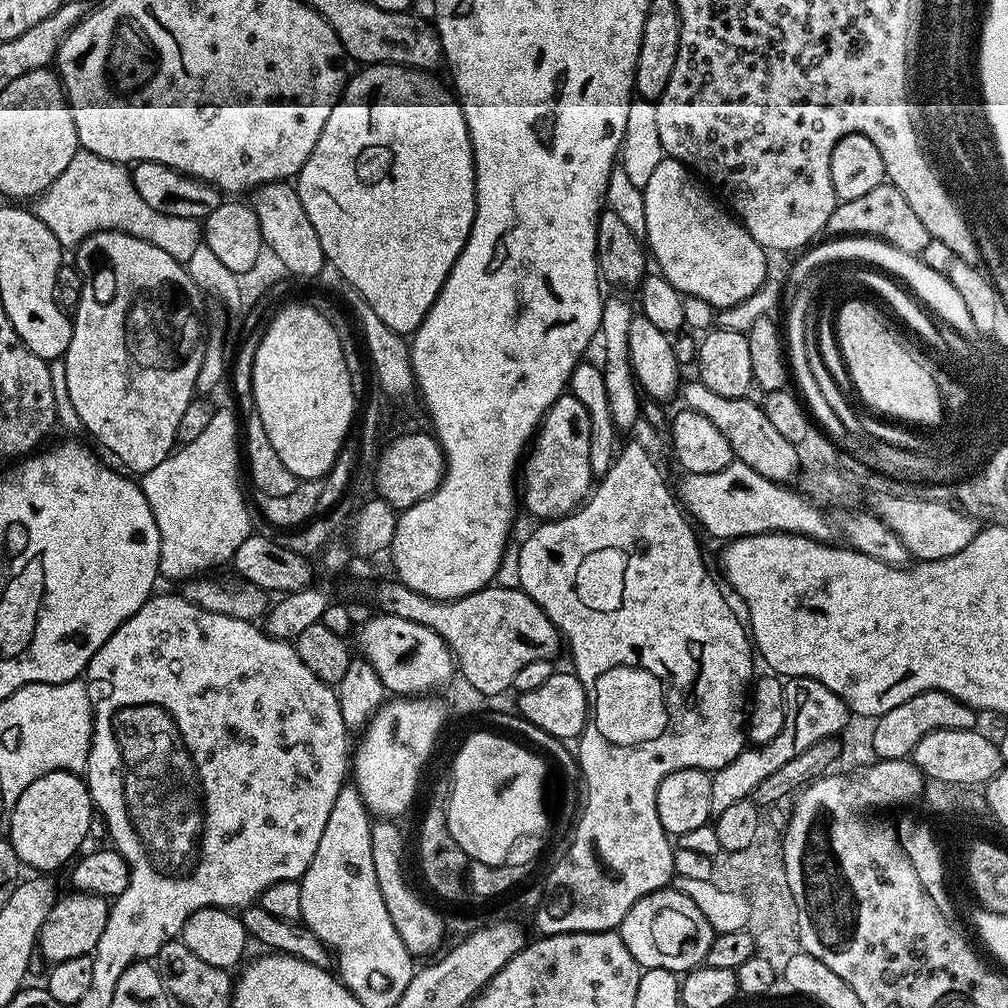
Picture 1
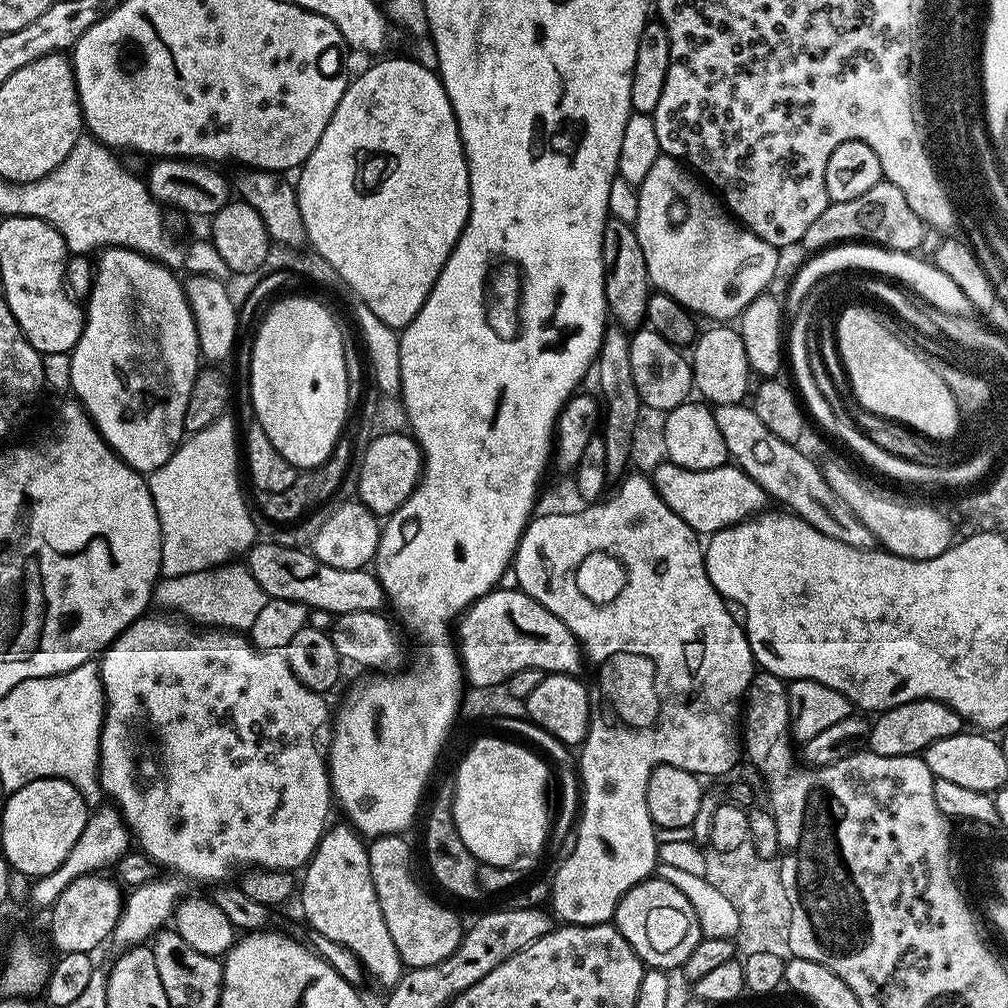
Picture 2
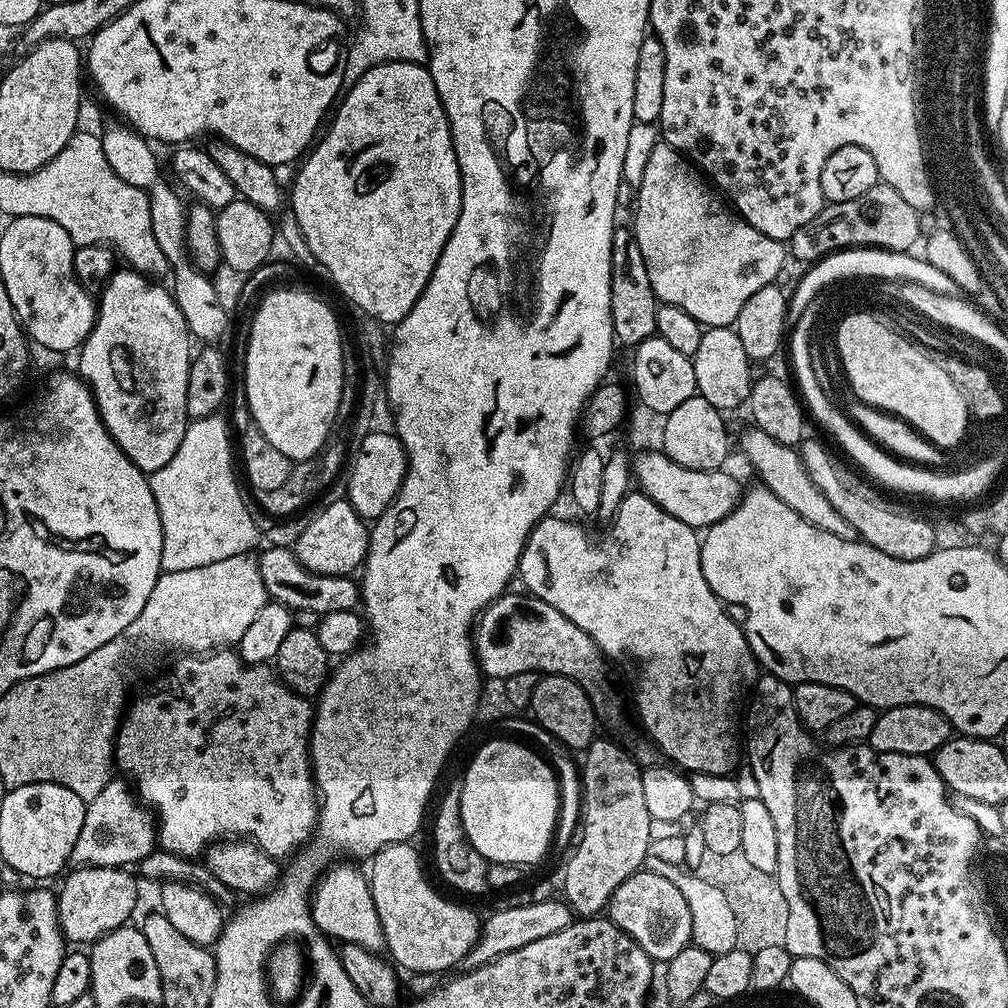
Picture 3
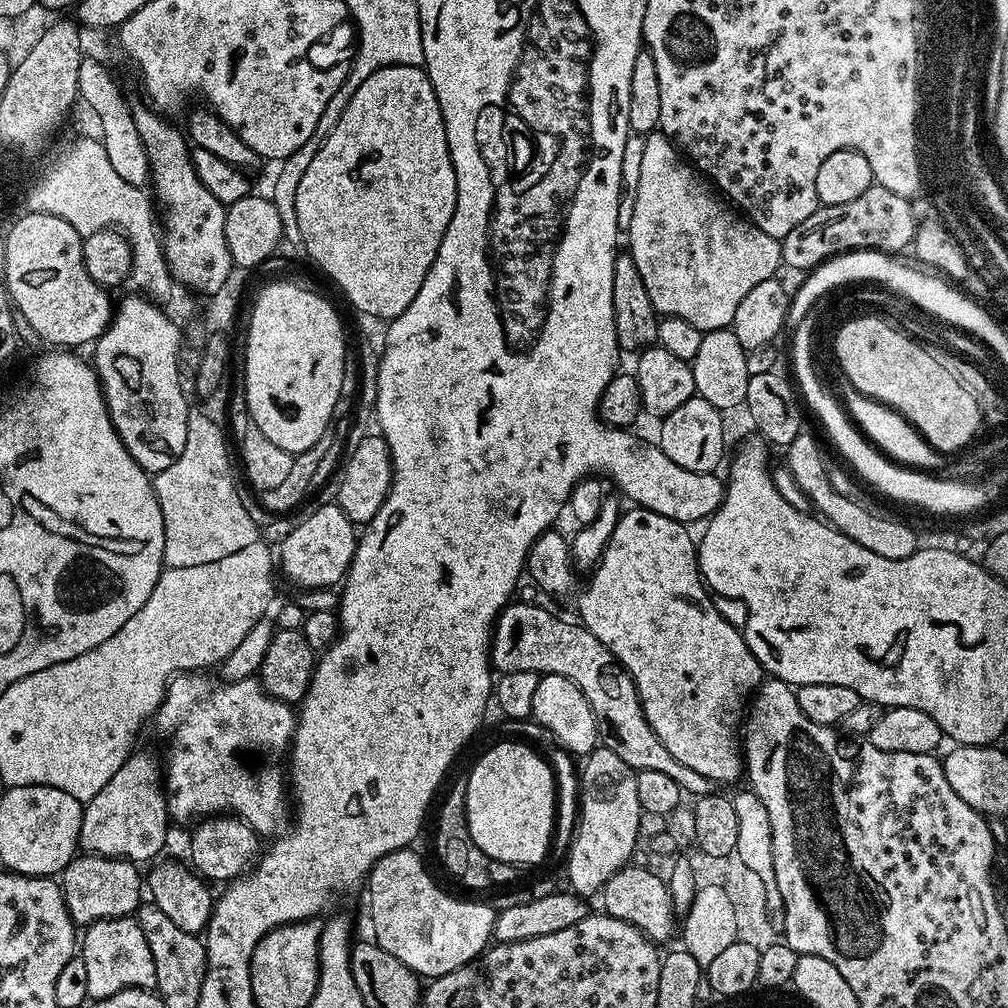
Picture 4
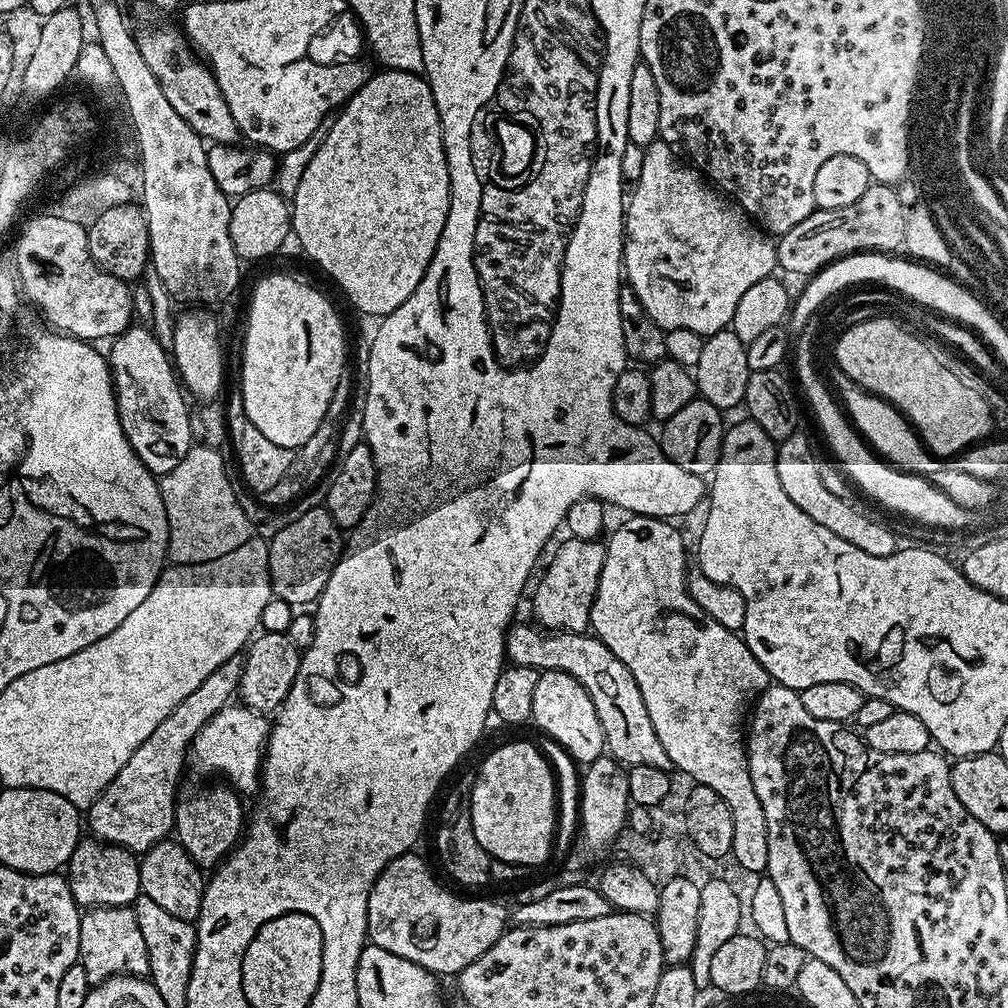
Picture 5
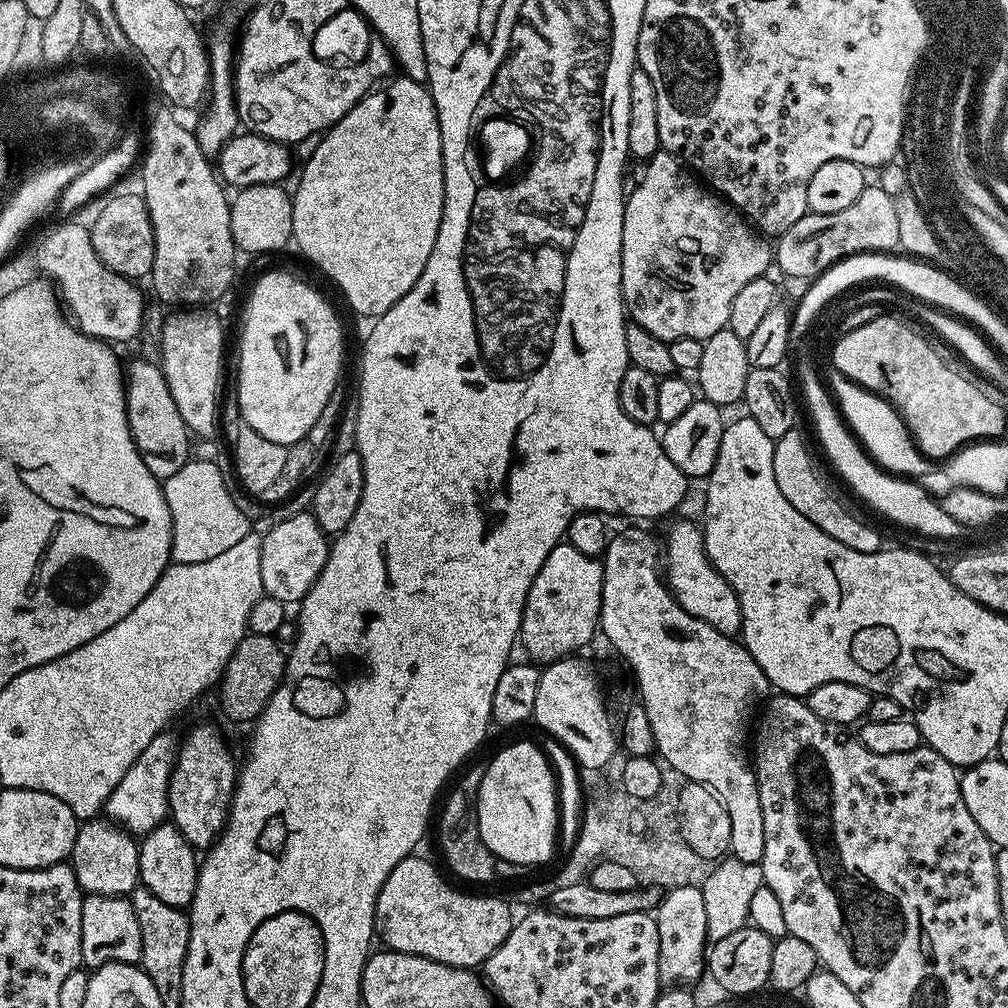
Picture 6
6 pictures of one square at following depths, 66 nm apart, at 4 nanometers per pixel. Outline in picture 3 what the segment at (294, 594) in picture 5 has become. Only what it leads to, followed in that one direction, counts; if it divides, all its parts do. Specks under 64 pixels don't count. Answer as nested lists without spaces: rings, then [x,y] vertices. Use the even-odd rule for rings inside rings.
[[[348,499],[329,504],[322,514],[310,522],[294,546],[298,562],[308,571],[318,575],[351,577],[363,565],[368,553],[369,525],[350,506]]]

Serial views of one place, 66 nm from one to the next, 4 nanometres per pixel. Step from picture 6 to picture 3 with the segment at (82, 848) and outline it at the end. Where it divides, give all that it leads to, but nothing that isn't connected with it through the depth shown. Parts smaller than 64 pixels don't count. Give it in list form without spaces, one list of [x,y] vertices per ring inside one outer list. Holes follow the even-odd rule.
[[[90,865],[73,867],[63,877],[64,885],[58,888],[56,905],[65,941],[72,943],[73,940],[76,946],[91,946],[110,930],[125,927],[131,921],[128,919],[136,908],[137,877],[128,872],[131,871],[123,867]]]

